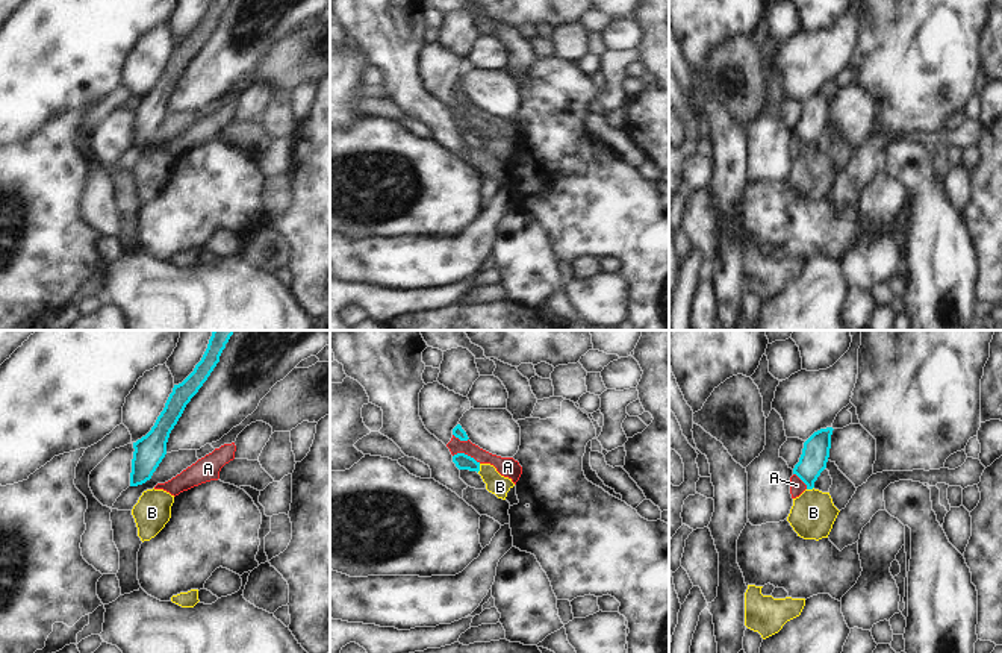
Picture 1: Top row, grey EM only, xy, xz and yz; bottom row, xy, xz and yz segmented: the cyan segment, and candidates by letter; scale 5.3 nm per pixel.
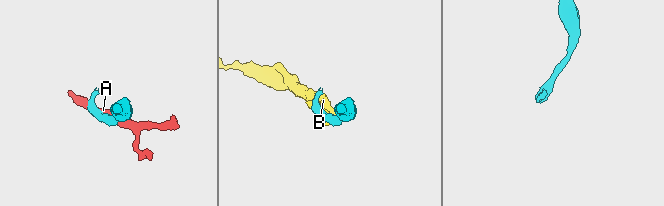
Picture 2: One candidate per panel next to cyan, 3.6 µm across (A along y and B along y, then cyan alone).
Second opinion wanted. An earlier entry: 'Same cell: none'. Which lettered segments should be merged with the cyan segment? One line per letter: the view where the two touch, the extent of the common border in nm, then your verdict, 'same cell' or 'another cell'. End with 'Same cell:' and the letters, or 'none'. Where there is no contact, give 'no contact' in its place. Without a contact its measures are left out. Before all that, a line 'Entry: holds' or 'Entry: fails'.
Entry: holds
A: meets cyan in xz; contact 160 nm long; another cell
B: meets cyan in xz; contact 50 nm long; another cell
Same cell: none

